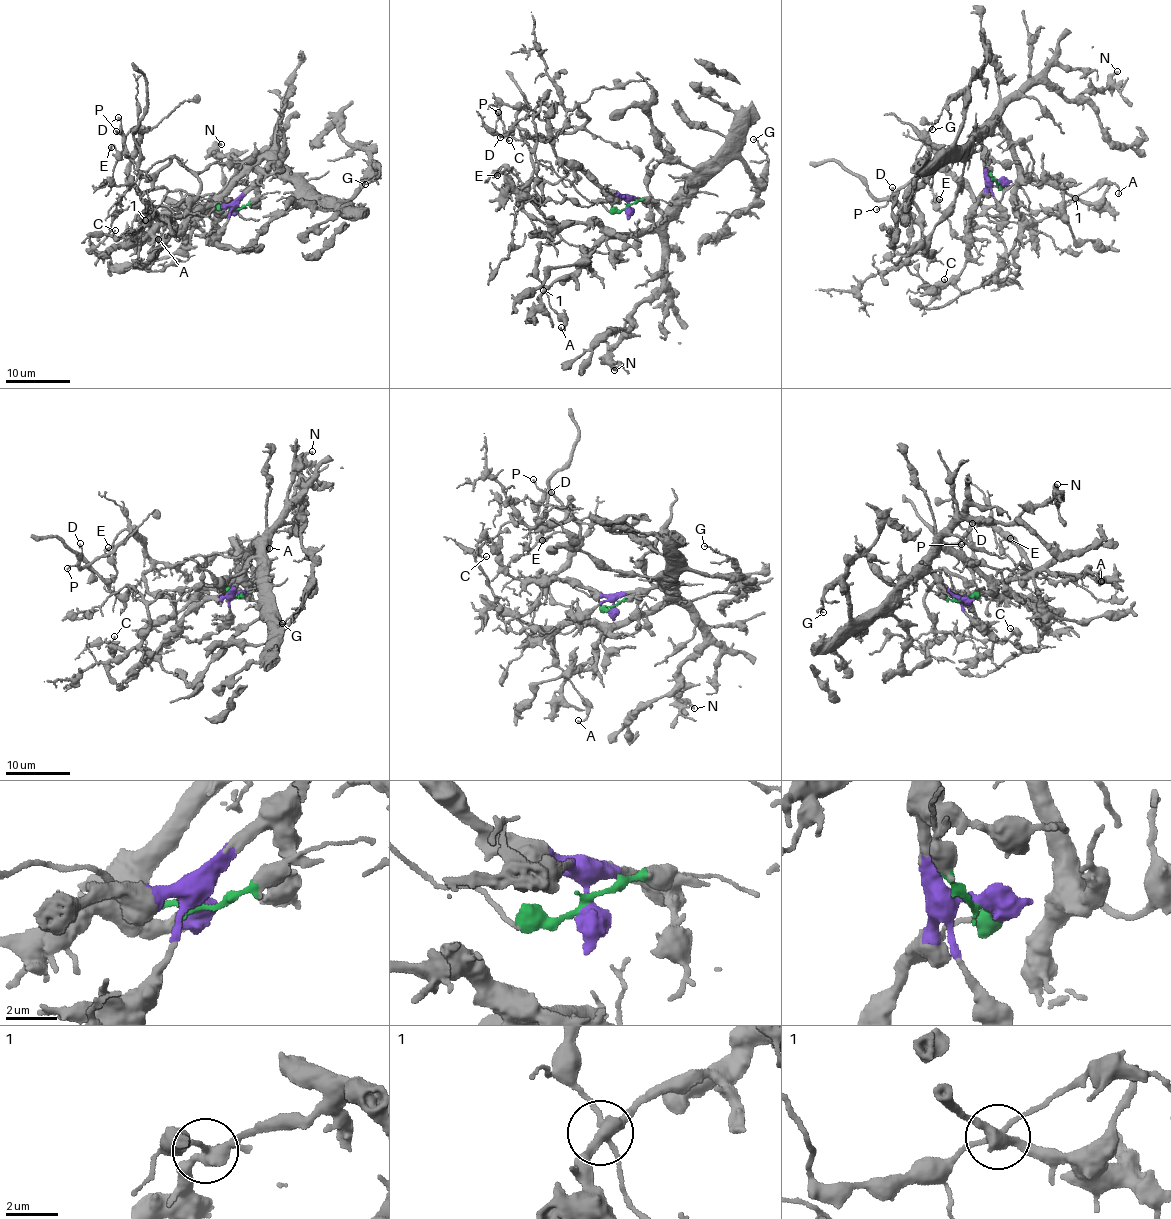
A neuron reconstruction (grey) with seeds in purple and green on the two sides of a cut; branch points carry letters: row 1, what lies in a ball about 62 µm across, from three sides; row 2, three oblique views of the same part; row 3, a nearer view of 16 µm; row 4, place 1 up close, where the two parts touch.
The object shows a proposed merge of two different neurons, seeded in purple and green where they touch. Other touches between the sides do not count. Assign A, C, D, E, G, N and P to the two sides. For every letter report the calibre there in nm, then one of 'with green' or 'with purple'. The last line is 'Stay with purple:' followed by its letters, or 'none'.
A: 140 nm | with green
C: 100 nm | with green
D: 180 nm | with green
E: 190 nm | with green
G: 100 nm | with purple
N: 240 nm | with purple
P: 110 nm | with green
Stay with purple: G, N

